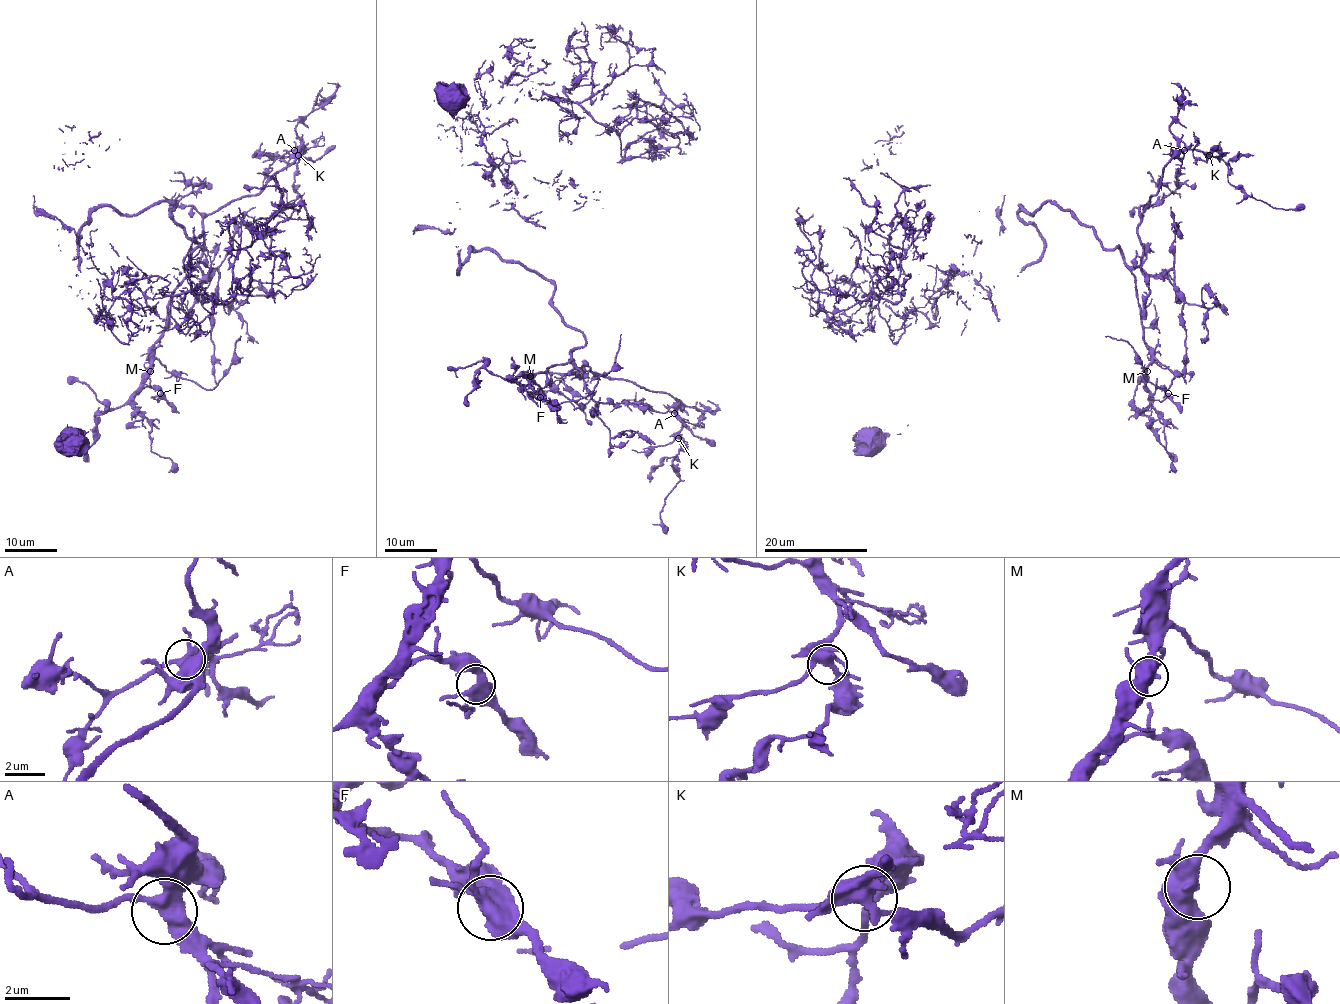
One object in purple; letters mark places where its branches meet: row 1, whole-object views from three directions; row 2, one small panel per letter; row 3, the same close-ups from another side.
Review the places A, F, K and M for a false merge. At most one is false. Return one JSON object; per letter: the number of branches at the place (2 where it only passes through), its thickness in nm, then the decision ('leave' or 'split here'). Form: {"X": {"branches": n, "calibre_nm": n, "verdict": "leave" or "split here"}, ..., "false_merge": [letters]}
{"A": {"branches": 4, "calibre_nm": 440, "verdict": "leave"}, "F": {"branches": 4, "calibre_nm": 440, "verdict": "leave"}, "K": {"branches": 4, "calibre_nm": 420, "verdict": "leave"}, "M": {"branches": 4, "calibre_nm": 460, "verdict": "leave"}, "false_merge": []}

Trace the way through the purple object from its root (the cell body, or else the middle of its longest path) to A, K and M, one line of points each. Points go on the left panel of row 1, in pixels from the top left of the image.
A: (72, 440), (122, 344), (122, 298), (71, 286), (87, 217), (170, 202), (194, 266), (295, 150)
K: (72, 440), (122, 344), (122, 298), (71, 286), (87, 217), (170, 202), (194, 266), (298, 155)
M: (72, 440), (122, 344), (102, 314), (122, 298), (71, 286), (98, 207), (170, 202), (205, 248), (150, 371)

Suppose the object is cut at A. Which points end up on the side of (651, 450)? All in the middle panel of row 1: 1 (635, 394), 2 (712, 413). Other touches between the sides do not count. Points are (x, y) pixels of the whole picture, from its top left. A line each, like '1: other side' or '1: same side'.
1: same side
2: other side

